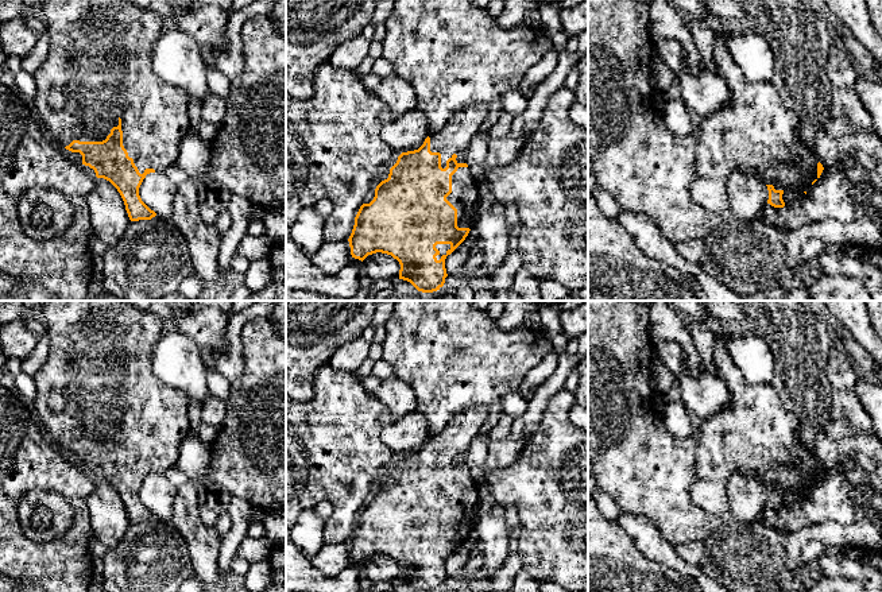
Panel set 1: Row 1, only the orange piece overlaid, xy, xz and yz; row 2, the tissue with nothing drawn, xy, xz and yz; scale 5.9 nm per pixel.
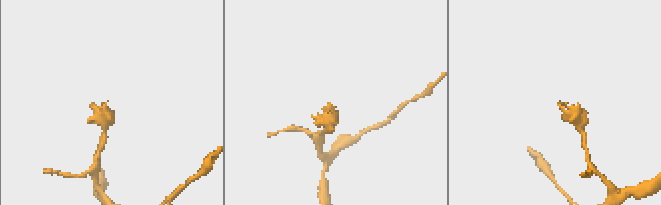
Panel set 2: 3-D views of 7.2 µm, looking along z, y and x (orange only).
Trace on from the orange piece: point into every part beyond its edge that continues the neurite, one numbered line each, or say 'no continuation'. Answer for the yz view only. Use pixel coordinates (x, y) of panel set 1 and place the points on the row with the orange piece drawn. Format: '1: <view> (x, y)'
1: yz (755, 130)

